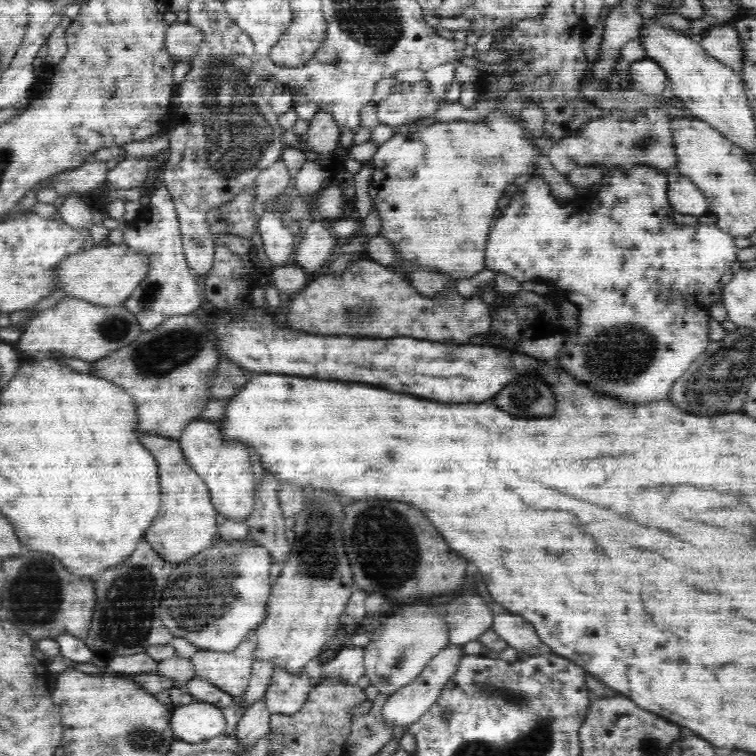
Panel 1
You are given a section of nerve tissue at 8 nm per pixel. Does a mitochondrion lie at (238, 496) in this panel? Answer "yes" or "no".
no

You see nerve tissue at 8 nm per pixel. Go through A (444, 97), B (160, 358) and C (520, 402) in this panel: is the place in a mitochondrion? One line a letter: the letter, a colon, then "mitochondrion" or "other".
A: other
B: mitochondrion
C: mitochondrion

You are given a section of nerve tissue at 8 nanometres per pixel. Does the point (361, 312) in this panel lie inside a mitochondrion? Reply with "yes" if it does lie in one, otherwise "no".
yes

